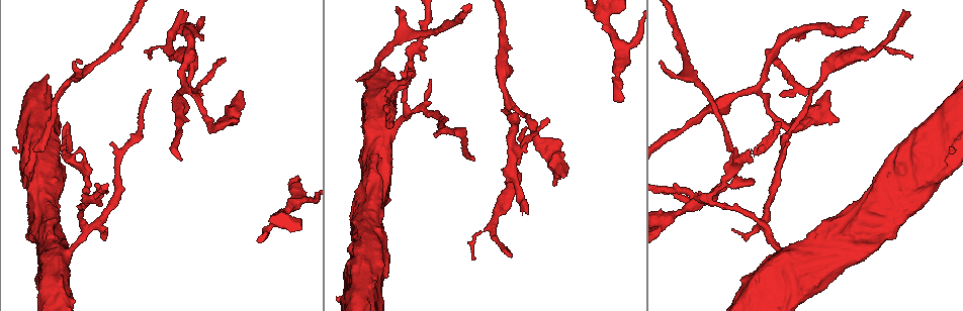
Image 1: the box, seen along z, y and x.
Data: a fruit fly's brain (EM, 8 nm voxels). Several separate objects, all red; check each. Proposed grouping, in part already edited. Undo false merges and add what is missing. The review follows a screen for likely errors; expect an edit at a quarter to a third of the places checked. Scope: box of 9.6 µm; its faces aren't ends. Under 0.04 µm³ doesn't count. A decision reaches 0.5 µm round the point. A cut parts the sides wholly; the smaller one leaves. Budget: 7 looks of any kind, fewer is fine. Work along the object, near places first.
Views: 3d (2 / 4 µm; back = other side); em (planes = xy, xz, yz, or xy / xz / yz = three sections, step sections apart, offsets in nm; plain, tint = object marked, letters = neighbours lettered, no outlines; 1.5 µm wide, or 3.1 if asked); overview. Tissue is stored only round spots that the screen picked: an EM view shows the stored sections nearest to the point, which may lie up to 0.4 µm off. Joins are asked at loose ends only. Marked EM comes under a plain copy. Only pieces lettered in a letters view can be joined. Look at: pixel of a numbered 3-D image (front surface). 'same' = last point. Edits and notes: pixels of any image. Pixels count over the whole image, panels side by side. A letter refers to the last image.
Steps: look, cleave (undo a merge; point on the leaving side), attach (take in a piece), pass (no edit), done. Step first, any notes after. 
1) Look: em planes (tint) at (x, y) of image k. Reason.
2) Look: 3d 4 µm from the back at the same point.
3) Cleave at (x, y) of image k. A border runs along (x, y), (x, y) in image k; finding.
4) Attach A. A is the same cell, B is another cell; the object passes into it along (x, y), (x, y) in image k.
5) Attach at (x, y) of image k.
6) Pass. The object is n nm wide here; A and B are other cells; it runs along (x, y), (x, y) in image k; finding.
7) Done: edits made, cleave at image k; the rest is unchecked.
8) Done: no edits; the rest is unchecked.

Look: em yz step 4 (tint) at (710, 201) of image 1. A fork.

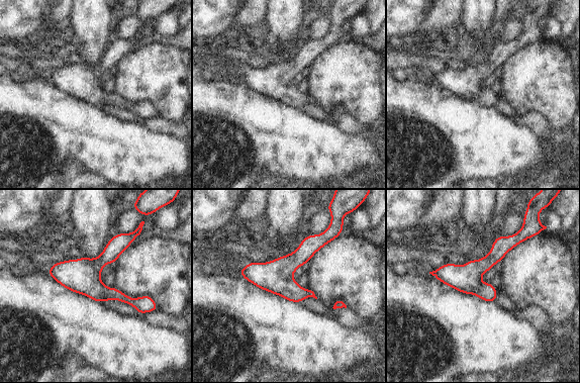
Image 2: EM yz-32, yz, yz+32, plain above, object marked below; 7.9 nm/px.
Look: em planes (letters) at the same point. Cut it another way.

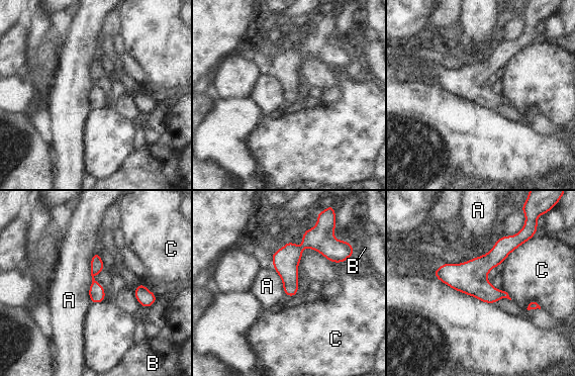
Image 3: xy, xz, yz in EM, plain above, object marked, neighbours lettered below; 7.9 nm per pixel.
Pass. A, B and C are other cells; a border runs along (96, 252), (90, 263), (91, 302) in image 3; one neuron here.

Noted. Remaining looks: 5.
Look: em planes (letters) at (193, 71) of image 1. Calibre changes.

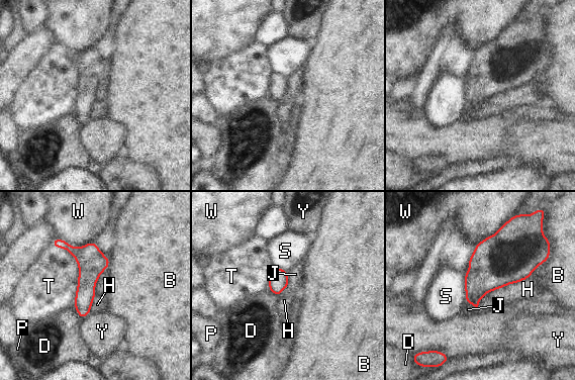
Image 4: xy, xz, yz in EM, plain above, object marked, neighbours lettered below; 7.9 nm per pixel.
Pass. B, D, H, J, P, S, T, W and Y are other cells; it runs along (55, 243), (85, 263), (82, 315) in image 4; all the same neuron.

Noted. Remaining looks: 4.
Look: 3d 4 µm at (547, 119) of image 1. Tapers out.

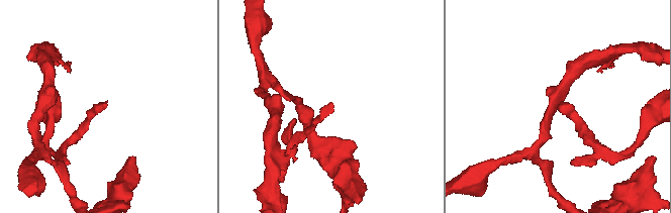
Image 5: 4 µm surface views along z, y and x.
Look: em planes (letters) at (106, 106) of image 5.

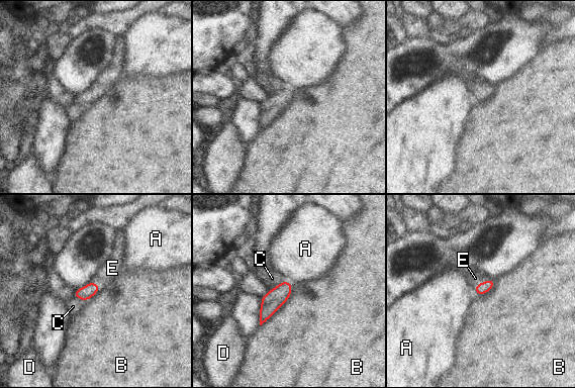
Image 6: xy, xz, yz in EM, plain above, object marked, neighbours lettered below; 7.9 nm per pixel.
Attach E. E is the same cell, A, B, C and D are other cells; the object passes into it along (482, 288), (480, 283), (475, 278) in image 6; the neuron continues.

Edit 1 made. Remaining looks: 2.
Done: edits made, attach at image 6; the rest is unchecked.

